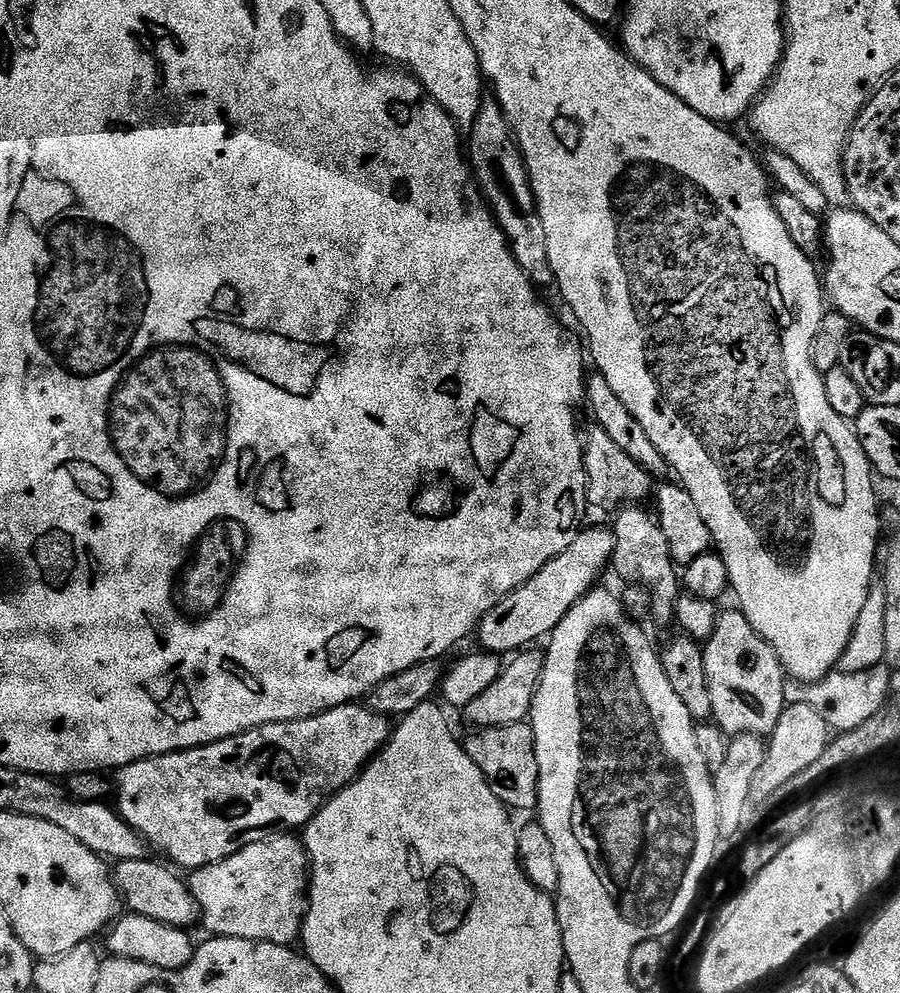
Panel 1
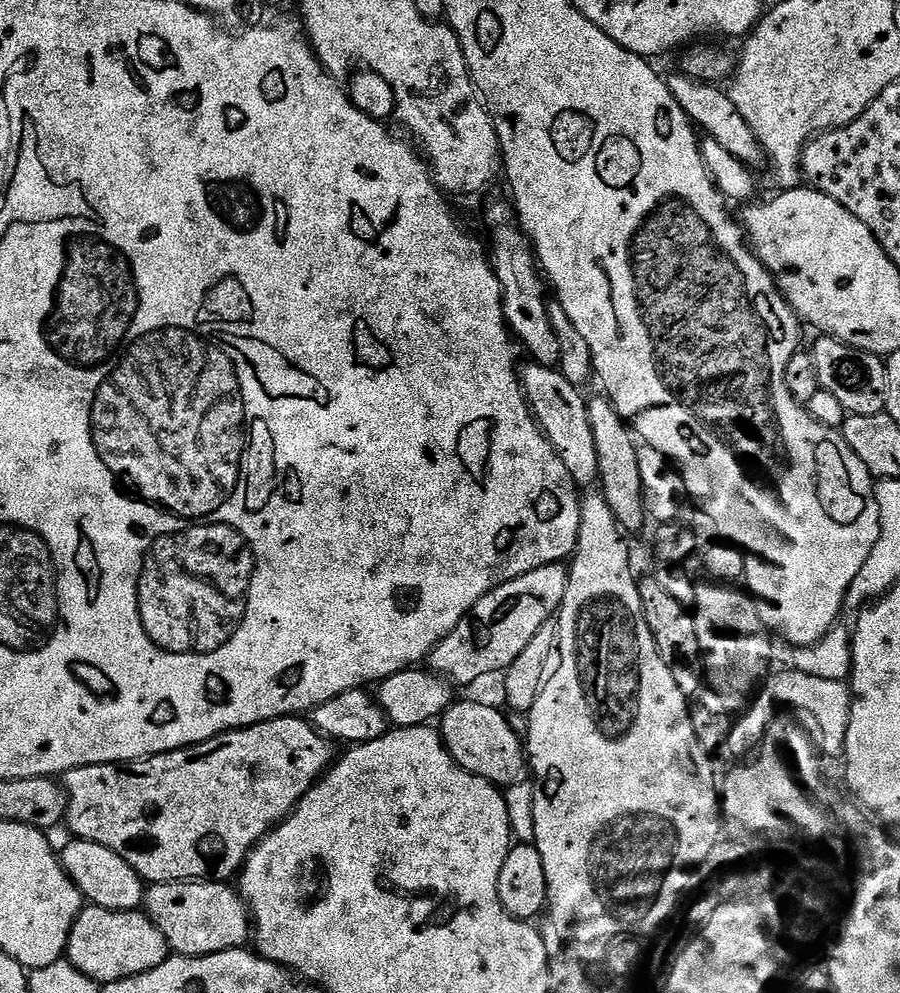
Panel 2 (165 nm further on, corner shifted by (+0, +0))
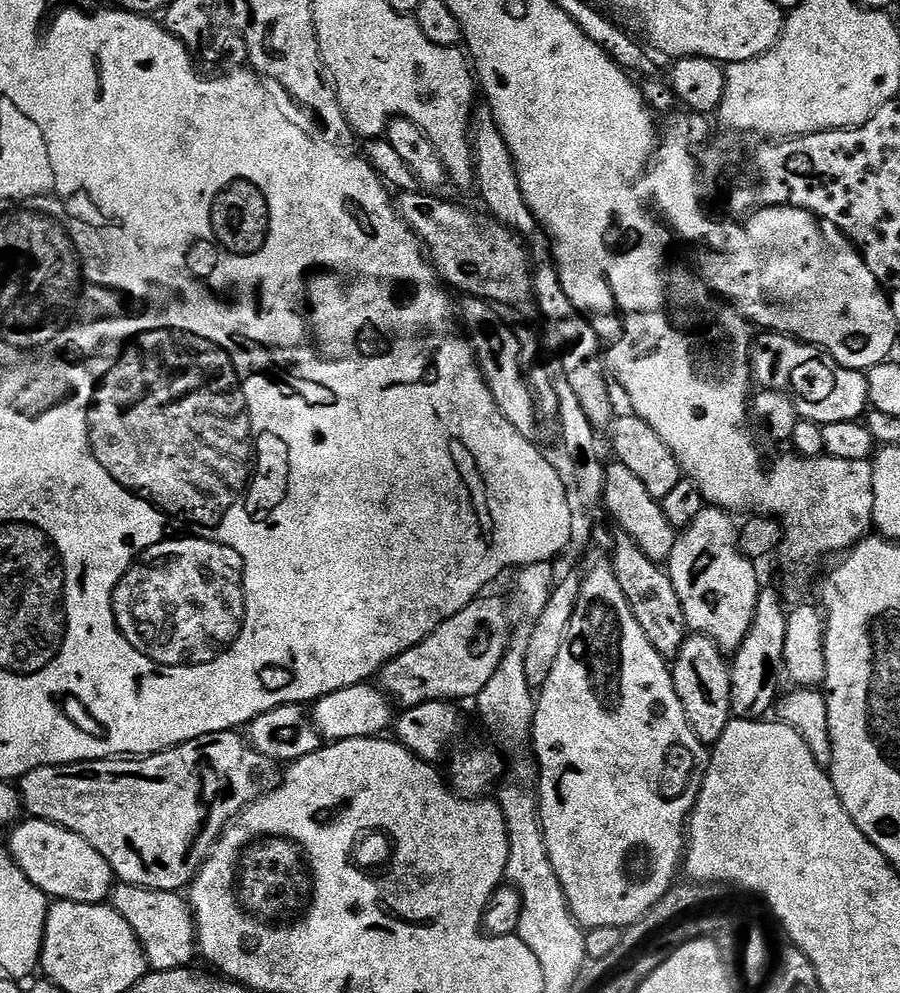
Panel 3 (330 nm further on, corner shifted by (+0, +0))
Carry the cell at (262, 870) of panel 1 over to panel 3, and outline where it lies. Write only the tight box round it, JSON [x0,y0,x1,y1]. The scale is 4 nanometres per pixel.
[110,883,197,972]

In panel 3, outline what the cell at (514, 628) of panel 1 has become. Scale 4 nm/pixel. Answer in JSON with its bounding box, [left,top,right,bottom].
[378,595,508,708]

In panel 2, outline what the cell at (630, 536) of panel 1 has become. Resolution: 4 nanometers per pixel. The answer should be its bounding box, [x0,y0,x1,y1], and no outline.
[588,395,646,533]

